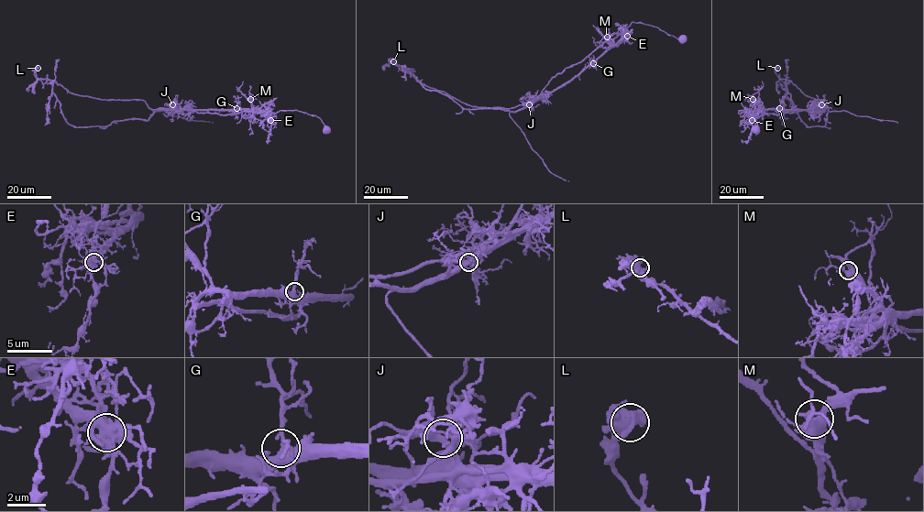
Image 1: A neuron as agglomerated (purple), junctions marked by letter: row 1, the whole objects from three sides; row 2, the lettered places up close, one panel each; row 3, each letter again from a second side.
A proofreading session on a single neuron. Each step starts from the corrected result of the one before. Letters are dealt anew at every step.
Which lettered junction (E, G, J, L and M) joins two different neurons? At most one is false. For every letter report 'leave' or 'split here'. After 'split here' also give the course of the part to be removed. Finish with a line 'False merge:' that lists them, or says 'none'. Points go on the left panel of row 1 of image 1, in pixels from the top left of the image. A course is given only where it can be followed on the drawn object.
E: split here; foreign part runs (270, 120), (257, 110), (160, 108), (147, 120), (74, 127), (52, 92), (60, 59)
G: leave
J: leave
L: leave
M: leave
False merge: E

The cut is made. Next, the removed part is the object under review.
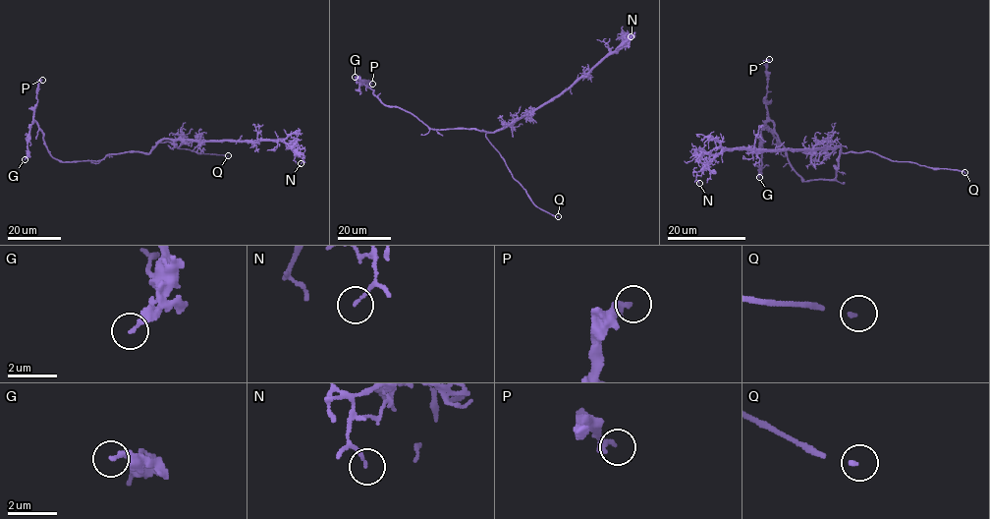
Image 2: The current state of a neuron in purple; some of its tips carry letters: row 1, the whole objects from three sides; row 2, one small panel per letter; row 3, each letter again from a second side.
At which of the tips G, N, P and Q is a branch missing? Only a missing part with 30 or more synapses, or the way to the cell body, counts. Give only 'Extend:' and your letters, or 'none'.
Extend: Q

